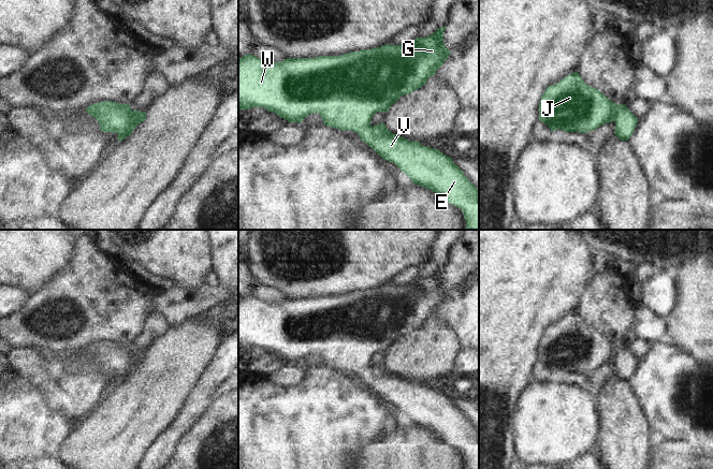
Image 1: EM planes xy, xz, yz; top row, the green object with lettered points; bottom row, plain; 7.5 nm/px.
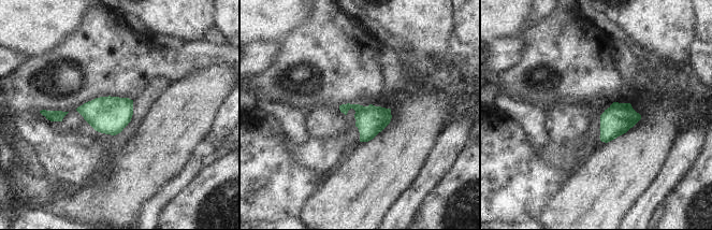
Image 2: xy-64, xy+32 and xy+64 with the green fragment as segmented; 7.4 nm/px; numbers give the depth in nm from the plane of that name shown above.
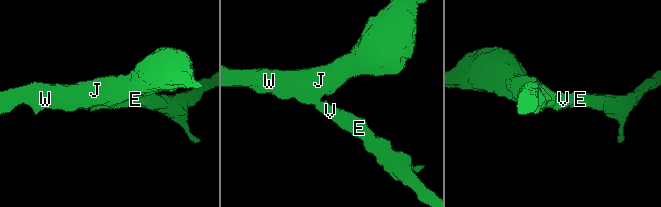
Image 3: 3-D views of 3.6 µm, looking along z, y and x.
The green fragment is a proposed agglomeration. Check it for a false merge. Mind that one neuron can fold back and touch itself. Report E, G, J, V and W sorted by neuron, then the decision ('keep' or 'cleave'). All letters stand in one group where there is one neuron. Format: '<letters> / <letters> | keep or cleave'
E G J V W | keep

